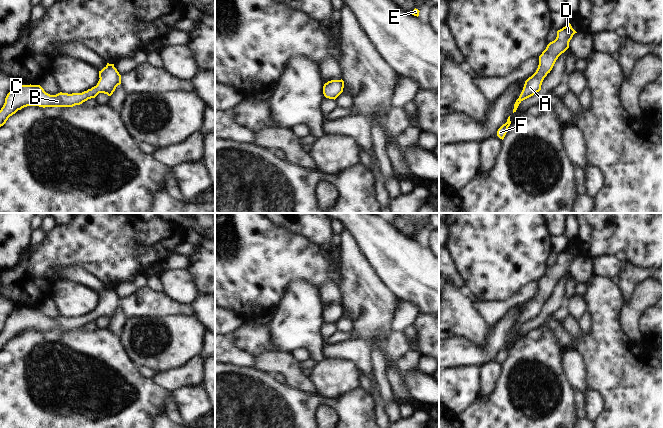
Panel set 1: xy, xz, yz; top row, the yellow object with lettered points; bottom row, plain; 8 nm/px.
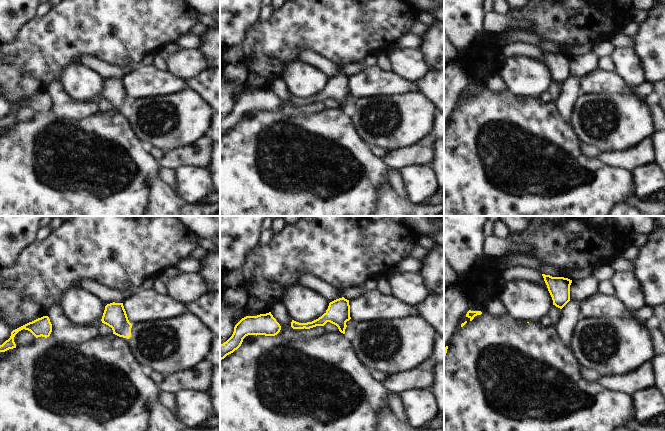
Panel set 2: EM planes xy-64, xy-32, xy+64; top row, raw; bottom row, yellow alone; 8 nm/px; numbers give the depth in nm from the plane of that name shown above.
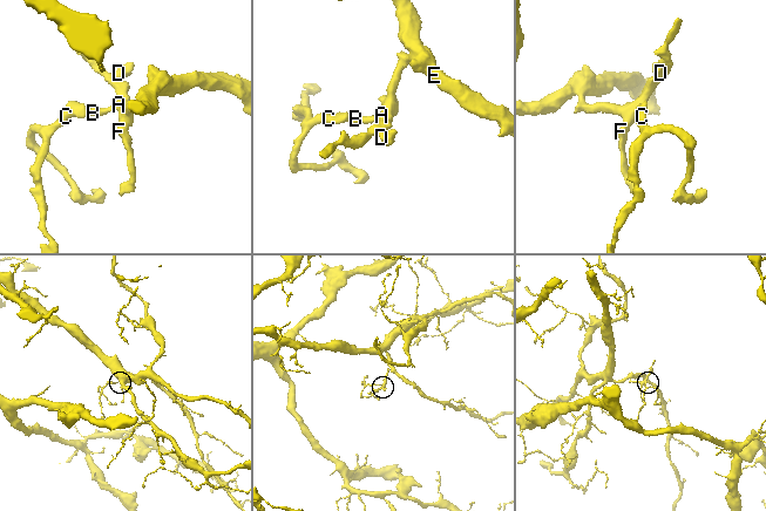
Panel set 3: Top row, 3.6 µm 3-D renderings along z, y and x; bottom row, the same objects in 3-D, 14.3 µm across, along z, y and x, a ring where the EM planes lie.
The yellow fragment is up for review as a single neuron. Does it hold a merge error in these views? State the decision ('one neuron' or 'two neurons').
one neuron

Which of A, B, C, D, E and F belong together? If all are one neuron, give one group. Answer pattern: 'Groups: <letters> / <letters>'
Groups: A B C D E F.

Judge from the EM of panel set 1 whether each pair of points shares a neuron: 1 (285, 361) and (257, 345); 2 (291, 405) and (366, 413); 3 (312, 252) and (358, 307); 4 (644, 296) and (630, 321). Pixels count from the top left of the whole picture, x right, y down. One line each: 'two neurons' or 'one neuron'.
1: two neurons
2: one neuron
3: two neurons
4: one neuron

